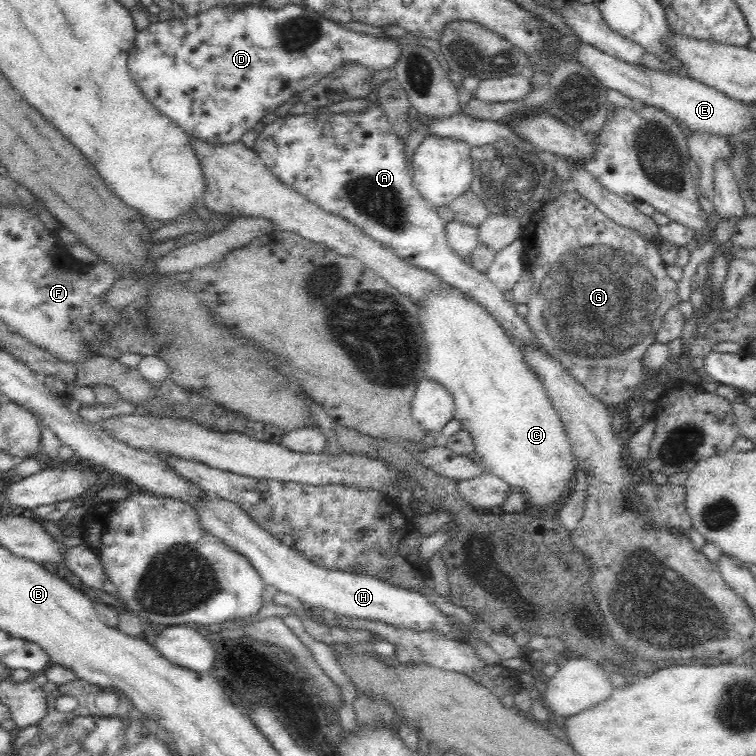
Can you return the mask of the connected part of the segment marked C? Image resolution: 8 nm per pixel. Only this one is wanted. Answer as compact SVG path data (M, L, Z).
M452 285L431 291L417 304L418 320L428 350L425 378L441 384L452 395L455 402L453 418L472 435L474 455L480 458L486 470L504 479L508 485L520 488L531 509L558 508L573 486L576 464L566 431L558 411L548 399L542 379L532 371L516 340L486 311L484 305L477 304Z

